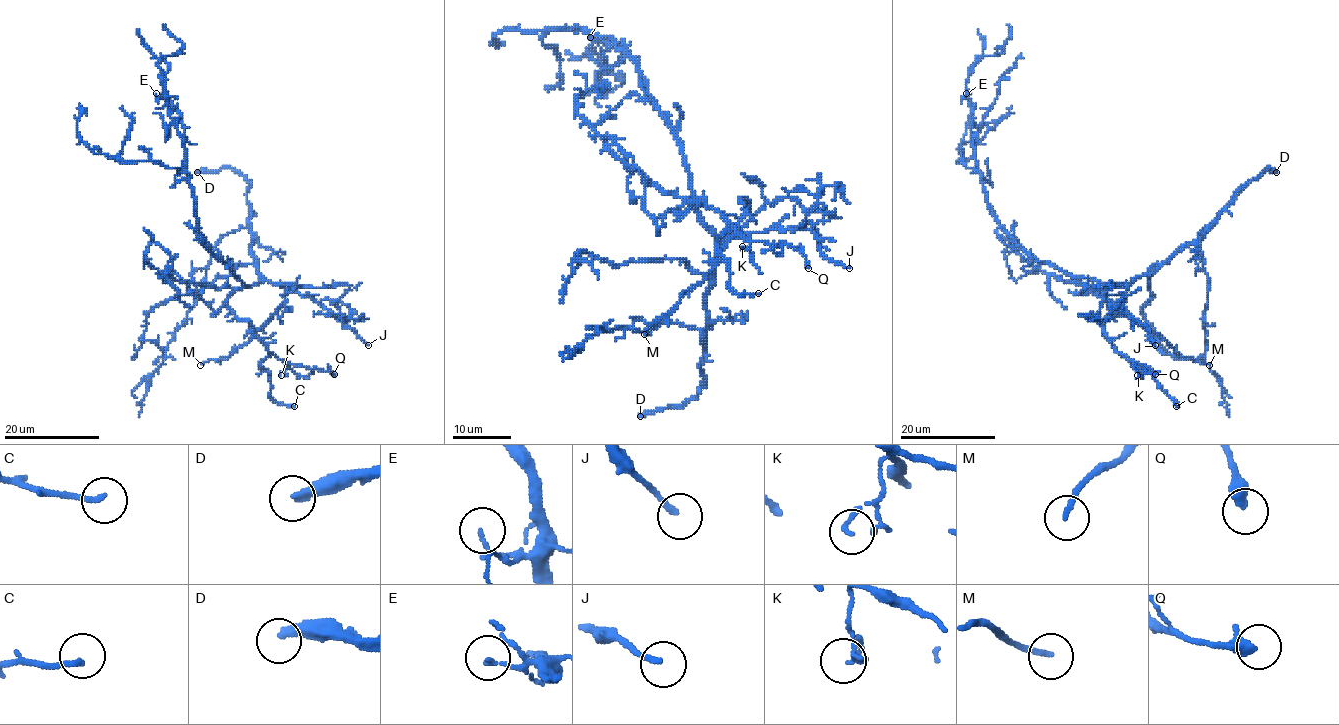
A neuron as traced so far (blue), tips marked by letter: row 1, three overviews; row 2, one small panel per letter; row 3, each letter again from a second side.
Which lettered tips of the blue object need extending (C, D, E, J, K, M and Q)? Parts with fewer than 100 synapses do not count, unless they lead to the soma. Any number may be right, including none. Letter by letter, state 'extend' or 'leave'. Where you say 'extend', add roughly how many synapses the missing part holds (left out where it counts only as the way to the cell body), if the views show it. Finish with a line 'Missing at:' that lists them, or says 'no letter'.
C: leave
D: extend | 300 syn
E: leave
J: leave
K: leave
M: leave
Q: leave
Missing at: D

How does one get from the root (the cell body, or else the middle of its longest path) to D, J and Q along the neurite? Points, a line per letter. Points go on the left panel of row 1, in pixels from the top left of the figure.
D: (242, 282), (254, 286), (260, 280), (258, 262), (251, 252), (248, 182), (229, 167), (197, 172)
J: (242, 282), (246, 286), (257, 286), (271, 281), (318, 301), (331, 300), (343, 320), (368, 345)
Q: (242, 282), (244, 286), (228, 298), (228, 308), (249, 323), (270, 353), (288, 363), (334, 374)

